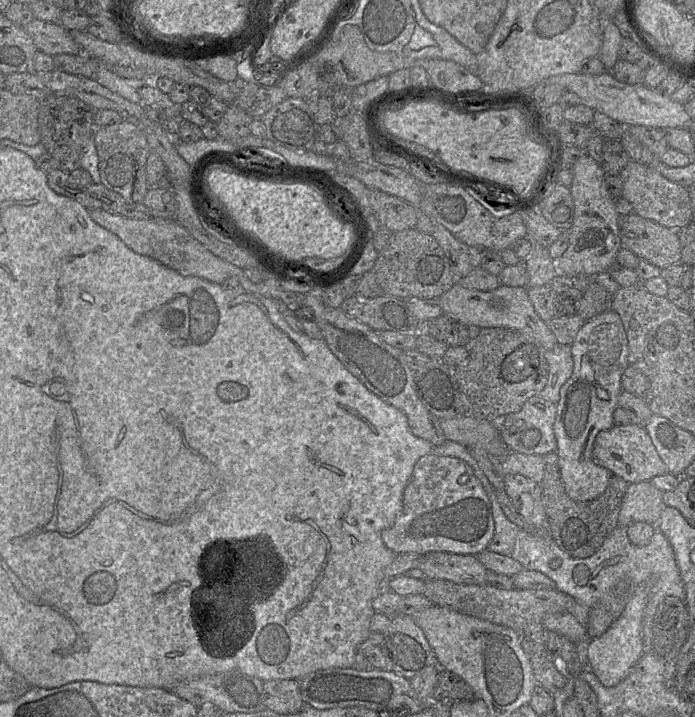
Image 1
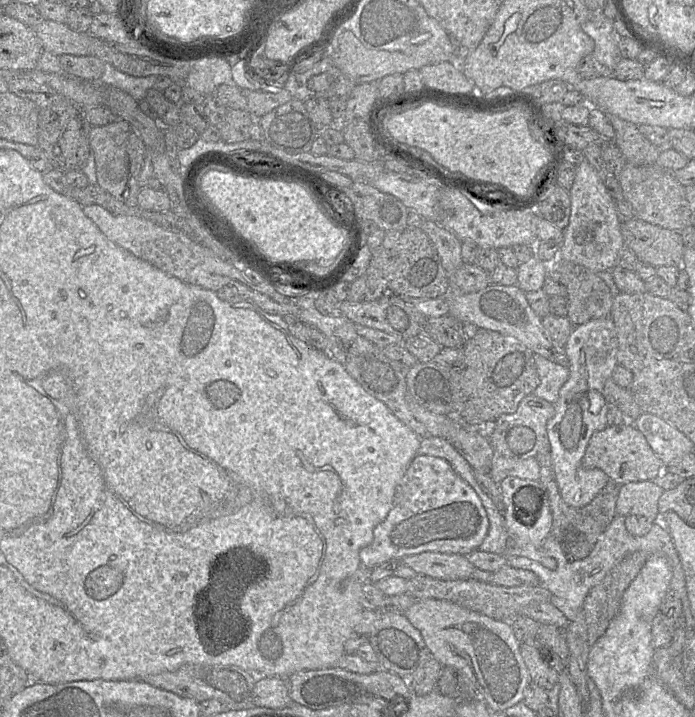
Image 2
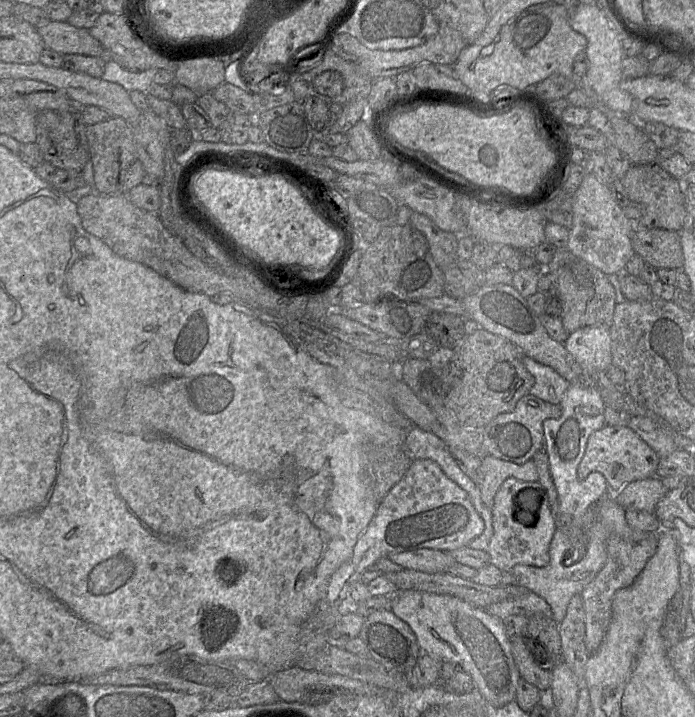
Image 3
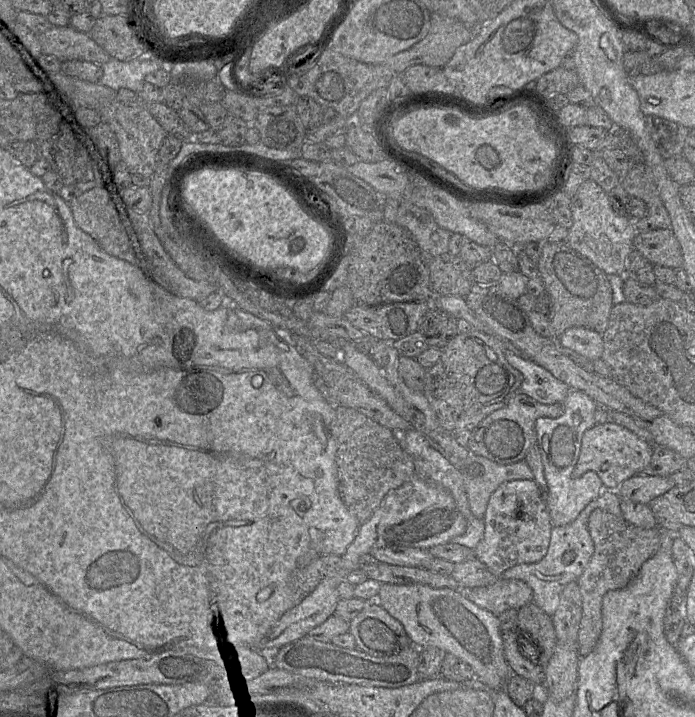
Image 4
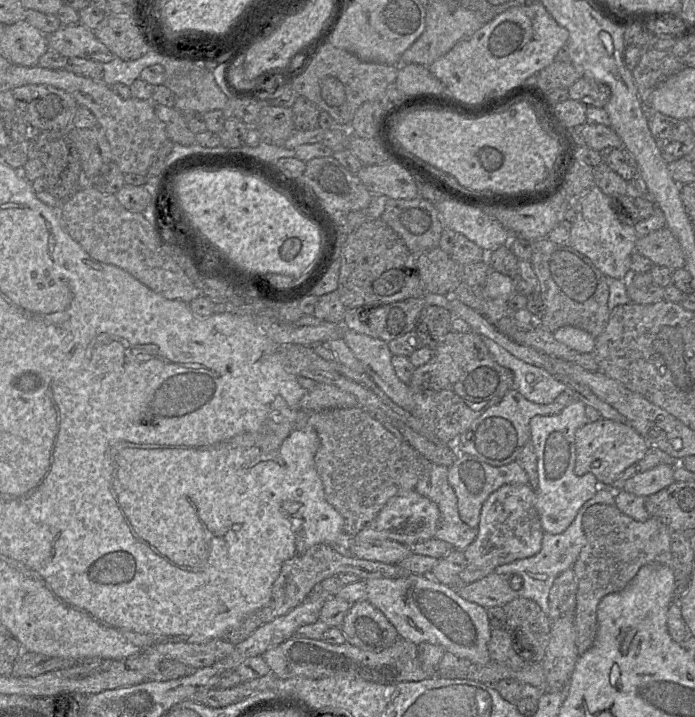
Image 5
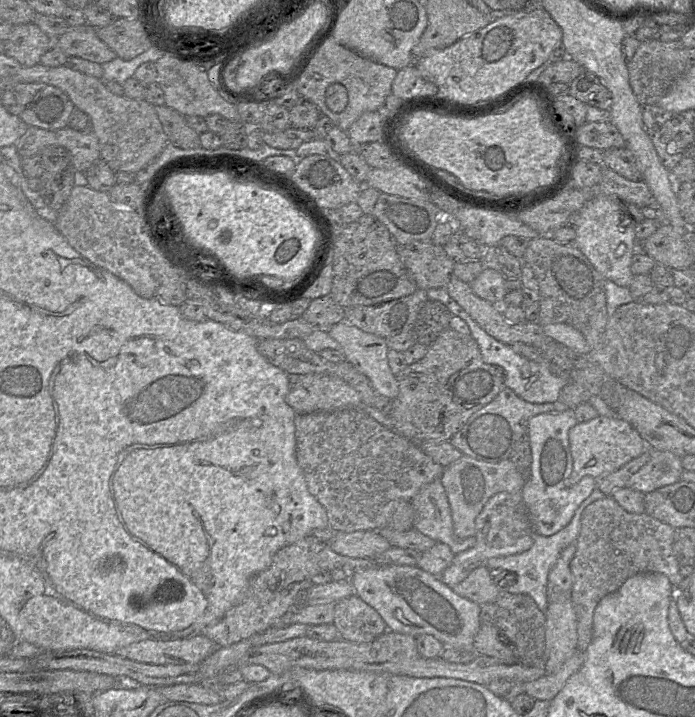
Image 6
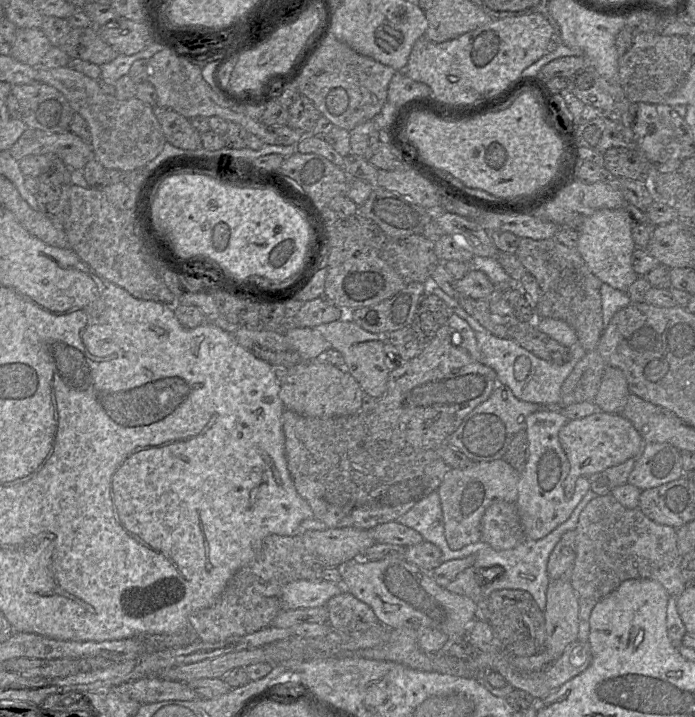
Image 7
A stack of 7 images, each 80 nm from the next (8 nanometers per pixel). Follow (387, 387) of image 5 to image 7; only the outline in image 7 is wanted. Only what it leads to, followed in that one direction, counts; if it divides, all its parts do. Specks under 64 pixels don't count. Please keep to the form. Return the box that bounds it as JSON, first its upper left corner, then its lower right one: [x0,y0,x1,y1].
[312,320,390,399]

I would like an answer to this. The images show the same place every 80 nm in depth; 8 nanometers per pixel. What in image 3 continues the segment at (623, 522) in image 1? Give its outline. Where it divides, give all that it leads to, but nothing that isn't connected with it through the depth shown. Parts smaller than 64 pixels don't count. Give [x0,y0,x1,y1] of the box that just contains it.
[615,476,668,512]

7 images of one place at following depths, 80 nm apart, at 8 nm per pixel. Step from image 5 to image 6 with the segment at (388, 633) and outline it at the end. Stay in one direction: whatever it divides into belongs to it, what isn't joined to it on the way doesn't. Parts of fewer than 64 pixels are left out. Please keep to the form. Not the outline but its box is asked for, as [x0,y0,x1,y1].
[333,595,388,643]

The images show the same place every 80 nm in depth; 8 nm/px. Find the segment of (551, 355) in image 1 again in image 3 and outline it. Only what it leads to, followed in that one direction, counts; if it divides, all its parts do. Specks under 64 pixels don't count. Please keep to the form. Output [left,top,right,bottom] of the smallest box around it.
[522,356,570,405]

